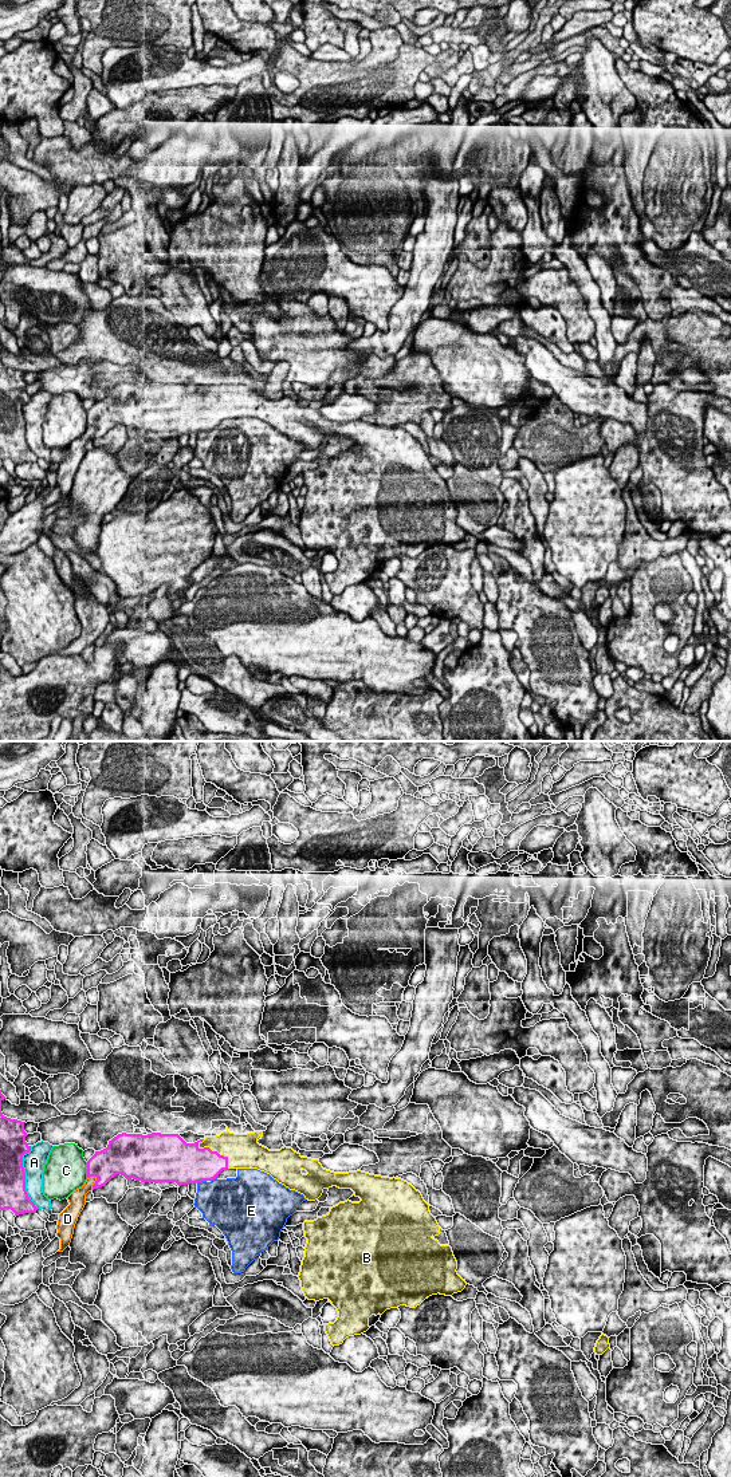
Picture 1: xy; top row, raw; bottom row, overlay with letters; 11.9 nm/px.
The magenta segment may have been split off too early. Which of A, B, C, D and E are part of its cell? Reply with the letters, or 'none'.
B

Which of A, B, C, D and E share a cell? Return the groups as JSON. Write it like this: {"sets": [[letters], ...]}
{"sets": [["A"], ["B"], ["C"], ["D"], ["E"]]}

